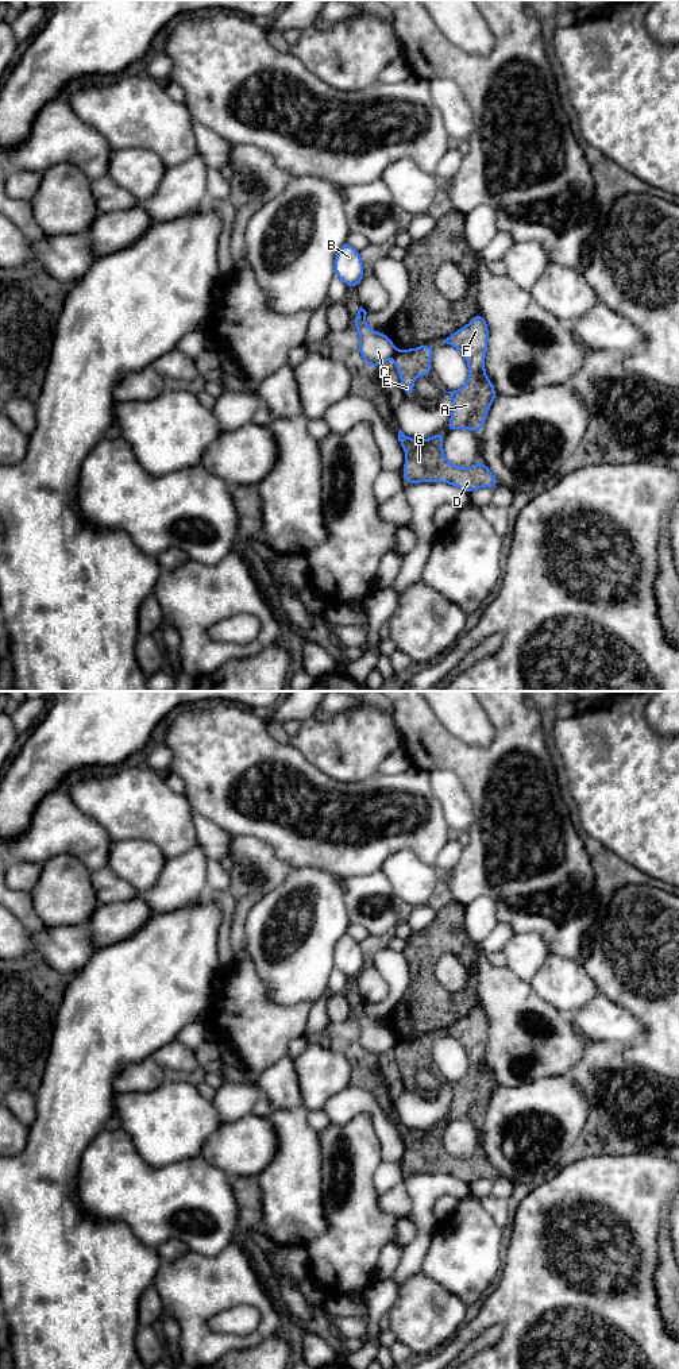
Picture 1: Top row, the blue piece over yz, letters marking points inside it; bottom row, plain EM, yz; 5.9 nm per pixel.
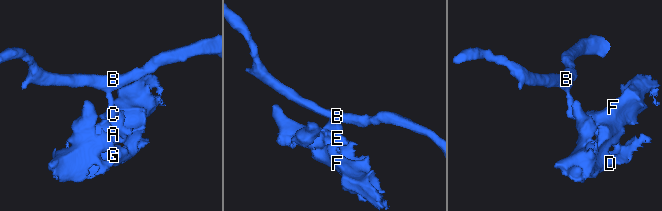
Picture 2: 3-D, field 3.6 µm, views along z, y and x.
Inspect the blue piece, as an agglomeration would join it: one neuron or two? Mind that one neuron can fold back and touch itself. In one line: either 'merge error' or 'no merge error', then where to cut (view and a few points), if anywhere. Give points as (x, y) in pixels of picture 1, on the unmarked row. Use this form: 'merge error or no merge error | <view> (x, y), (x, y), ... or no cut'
merge error | yz (397, 1042), (393, 1048)

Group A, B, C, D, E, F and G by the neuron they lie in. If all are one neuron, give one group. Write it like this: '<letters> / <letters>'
A D E F G / B C

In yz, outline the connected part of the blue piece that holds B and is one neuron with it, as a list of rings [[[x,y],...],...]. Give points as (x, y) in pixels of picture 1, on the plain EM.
[[[344,934],[335,949],[335,967],[337,967],[348,979],[356,979],[366,967],[360,944],[350,934]]]

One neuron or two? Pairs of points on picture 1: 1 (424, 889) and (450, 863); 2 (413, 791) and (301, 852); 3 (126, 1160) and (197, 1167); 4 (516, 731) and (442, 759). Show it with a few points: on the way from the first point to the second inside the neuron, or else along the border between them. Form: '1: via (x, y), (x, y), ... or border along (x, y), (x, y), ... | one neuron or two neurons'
1: border along (433, 867), (440, 875) | two neurons
2: via (385, 813), (354, 828), (330, 828) | one neuron
3: via (143, 1176), (180, 1176) | one neuron
4: via (497, 749), (487, 759), (460, 759) | one neuron

